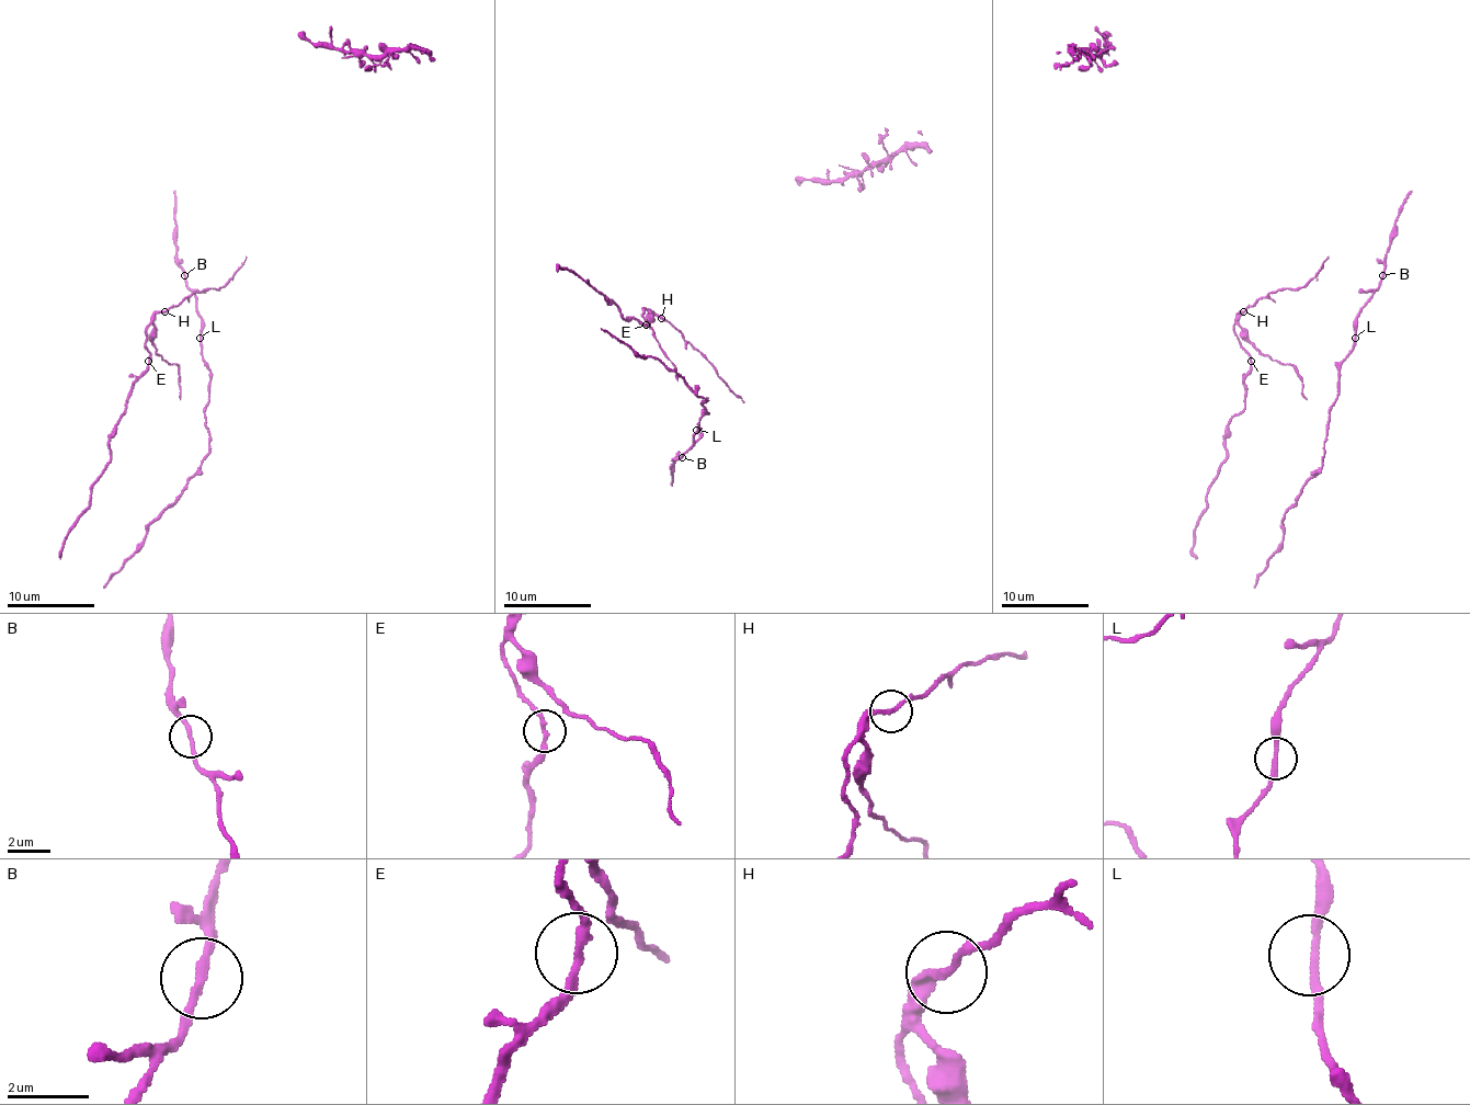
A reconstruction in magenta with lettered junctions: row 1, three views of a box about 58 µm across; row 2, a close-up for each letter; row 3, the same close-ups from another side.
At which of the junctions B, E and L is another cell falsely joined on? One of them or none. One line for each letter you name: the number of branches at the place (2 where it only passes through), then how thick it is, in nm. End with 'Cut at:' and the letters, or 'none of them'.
E: 2 | 190 nm
Cut at: E

